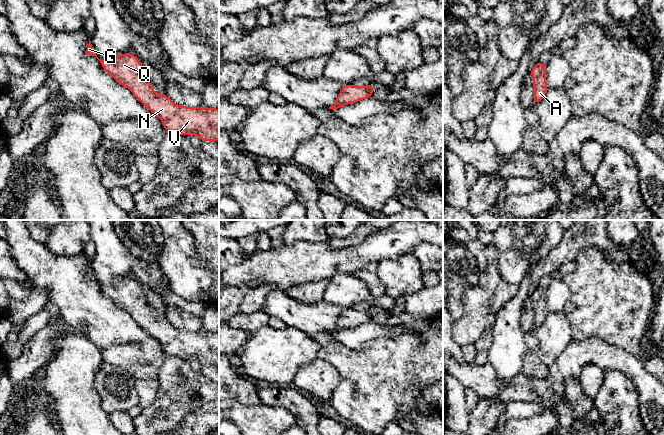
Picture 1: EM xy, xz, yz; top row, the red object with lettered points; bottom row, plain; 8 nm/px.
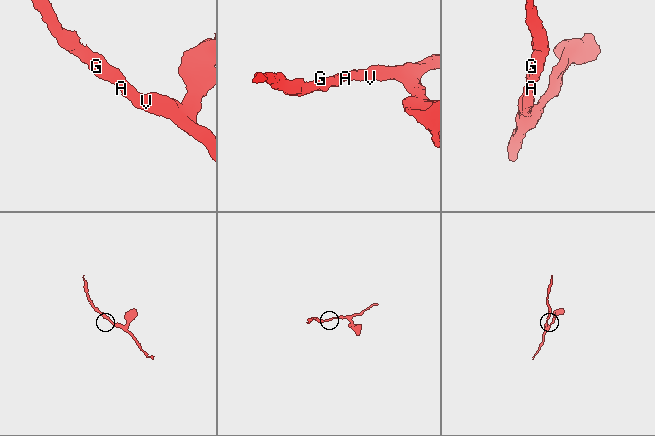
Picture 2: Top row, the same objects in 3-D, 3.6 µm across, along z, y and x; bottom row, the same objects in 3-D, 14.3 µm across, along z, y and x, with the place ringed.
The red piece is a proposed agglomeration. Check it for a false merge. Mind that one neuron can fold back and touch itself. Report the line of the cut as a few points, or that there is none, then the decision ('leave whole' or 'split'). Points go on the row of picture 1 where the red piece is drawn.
no cut; leave whole

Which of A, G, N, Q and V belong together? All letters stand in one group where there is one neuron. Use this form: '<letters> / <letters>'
A G N Q V

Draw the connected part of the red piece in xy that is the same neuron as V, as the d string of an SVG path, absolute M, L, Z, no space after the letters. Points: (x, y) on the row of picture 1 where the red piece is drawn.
M90 41L85 54L95 56L106 72L119 84L129 88L148 110L161 119L167 132L183 136L194 134L201 140L217 143L219 109L201 106L188 108L173 103L166 94L155 93L140 61L131 53L120 54L111 60L100 60Z

